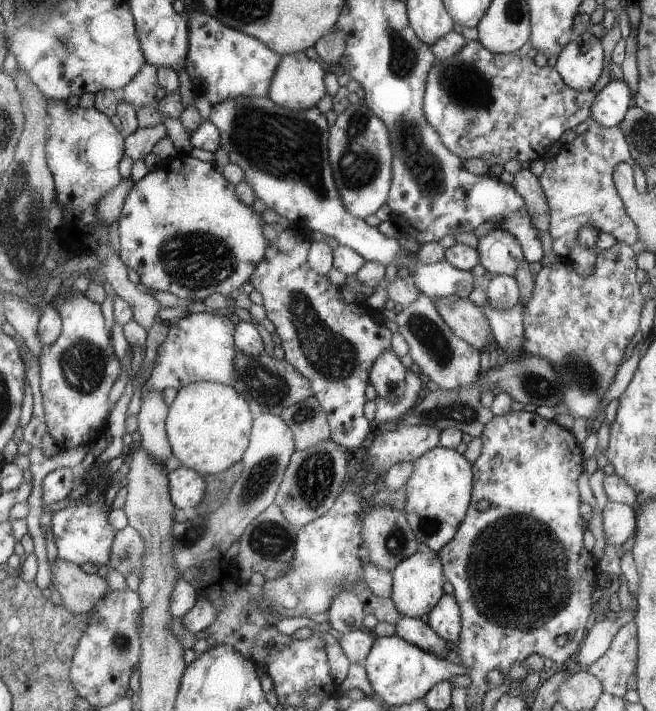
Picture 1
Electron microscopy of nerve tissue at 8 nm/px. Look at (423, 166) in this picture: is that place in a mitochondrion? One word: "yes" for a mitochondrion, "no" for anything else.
yes

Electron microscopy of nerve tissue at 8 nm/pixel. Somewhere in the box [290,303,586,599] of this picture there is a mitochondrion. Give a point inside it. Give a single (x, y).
(428, 335)

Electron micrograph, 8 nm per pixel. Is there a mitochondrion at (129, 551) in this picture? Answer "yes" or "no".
yes

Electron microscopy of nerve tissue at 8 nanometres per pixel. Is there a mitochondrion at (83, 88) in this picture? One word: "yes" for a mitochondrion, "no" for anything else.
no

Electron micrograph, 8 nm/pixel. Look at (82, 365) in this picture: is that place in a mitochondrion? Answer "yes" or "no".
yes

